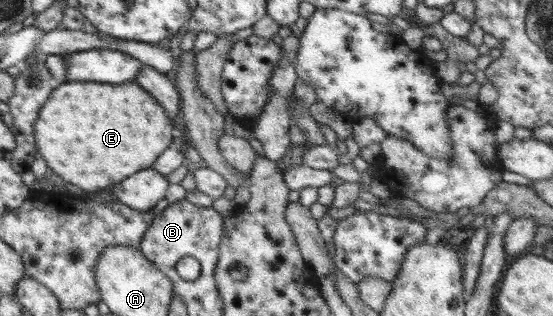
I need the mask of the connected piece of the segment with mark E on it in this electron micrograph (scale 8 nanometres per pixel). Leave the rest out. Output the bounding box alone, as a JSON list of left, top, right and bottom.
[34,81,175,195]

